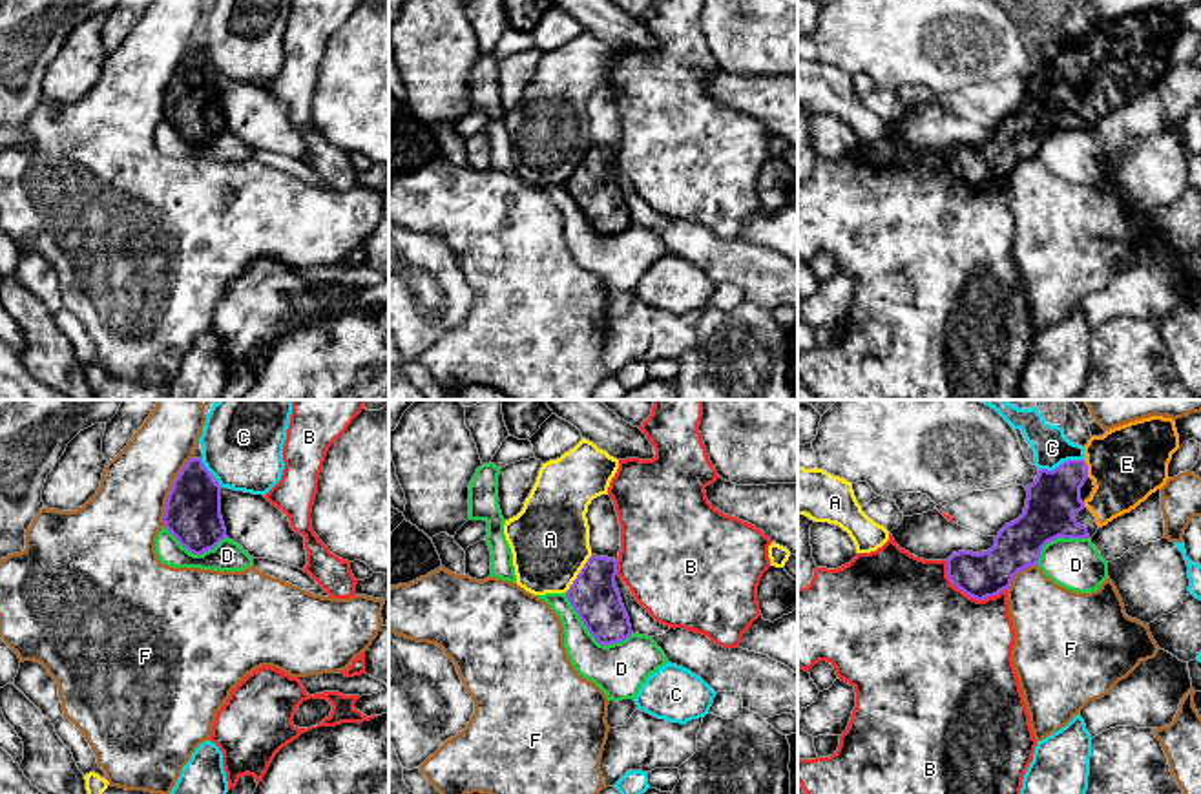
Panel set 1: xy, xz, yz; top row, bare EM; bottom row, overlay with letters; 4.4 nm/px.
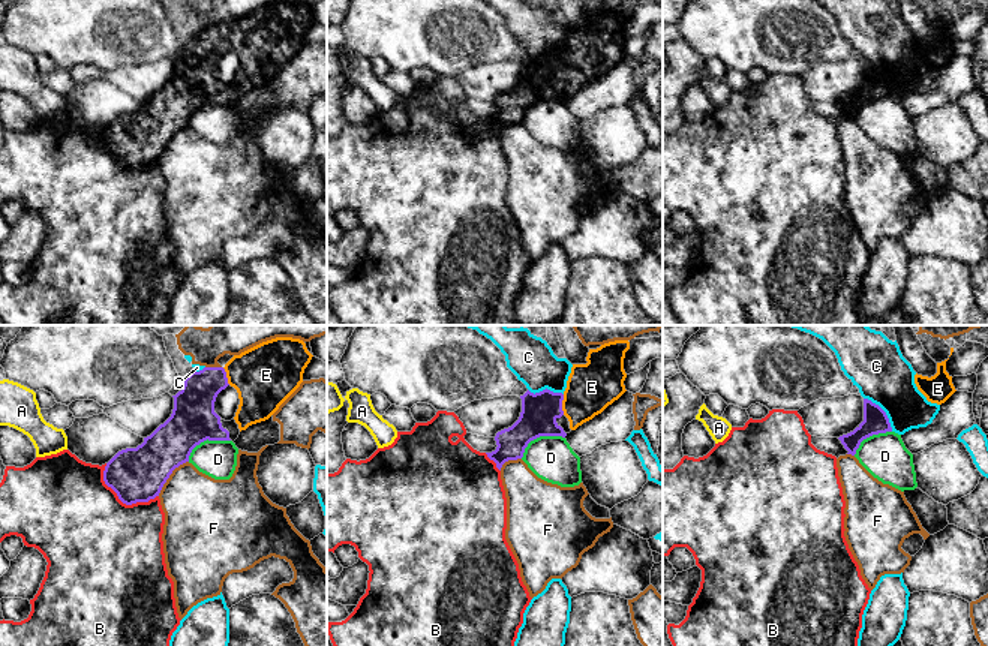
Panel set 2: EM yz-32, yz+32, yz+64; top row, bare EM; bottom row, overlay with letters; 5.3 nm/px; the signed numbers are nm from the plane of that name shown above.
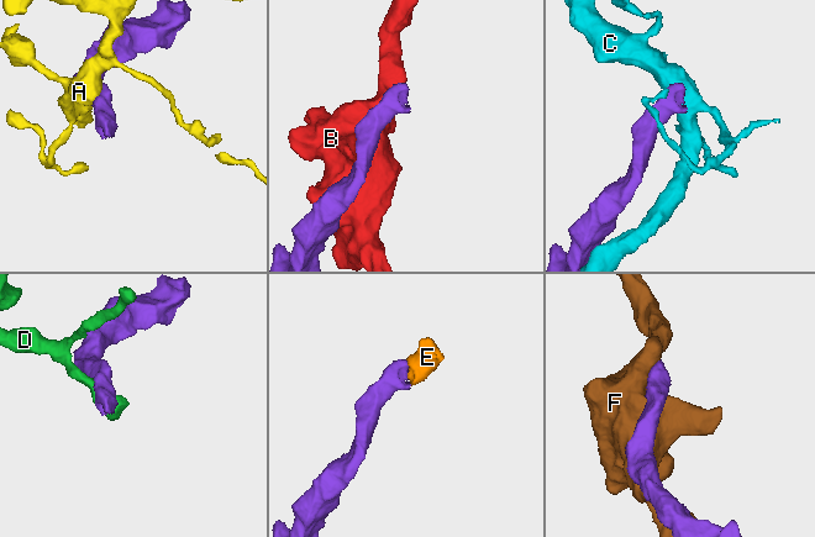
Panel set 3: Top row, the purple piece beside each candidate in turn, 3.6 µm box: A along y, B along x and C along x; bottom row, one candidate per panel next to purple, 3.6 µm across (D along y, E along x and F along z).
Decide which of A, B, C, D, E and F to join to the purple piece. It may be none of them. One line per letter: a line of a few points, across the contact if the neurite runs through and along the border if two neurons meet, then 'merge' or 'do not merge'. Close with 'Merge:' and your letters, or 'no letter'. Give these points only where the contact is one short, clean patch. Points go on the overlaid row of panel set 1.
A: do not merge
B: do not merge
C: line yz (1083, 459), (1068, 459), (1052, 470), (1039, 470); do not merge
D: do not merge
E: line yz (1054, 497), (1086, 468), (1127, 464); merge
F: do not merge
Merge: E

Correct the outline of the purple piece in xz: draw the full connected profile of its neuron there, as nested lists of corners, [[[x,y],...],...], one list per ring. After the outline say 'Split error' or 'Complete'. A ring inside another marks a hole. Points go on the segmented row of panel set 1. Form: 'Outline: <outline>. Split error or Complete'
Outline: [[[591,555],[566,597],[599,644],[628,639],[630,617],[615,584],[617,560]]]. Complete

